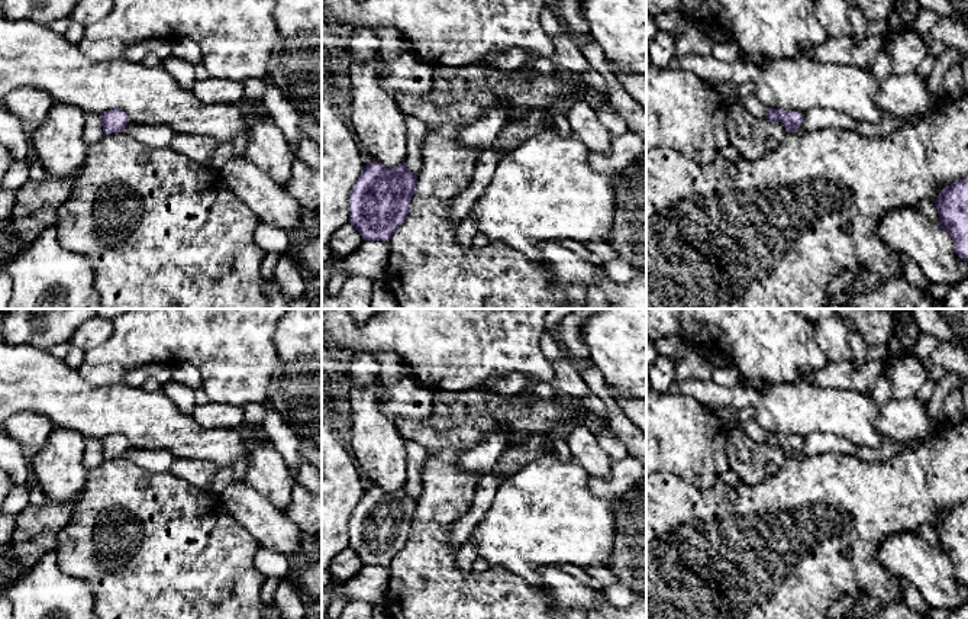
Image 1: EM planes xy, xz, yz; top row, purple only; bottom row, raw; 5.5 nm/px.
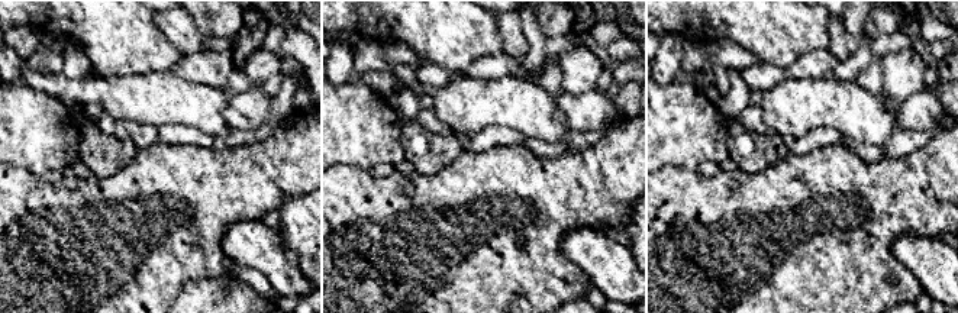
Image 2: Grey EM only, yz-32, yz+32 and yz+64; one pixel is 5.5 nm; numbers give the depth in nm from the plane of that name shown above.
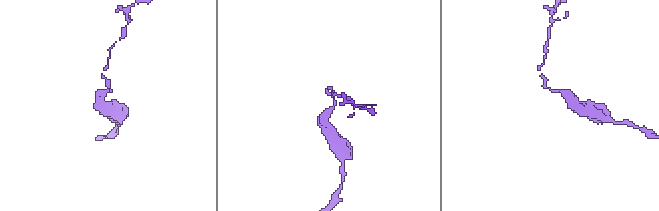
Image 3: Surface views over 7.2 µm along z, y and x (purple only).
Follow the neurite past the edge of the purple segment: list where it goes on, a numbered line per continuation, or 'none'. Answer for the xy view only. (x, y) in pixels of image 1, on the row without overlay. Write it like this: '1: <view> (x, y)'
none

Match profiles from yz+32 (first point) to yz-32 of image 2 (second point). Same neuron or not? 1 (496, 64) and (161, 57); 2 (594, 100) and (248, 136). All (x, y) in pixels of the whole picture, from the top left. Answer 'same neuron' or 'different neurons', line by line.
1: different neurons
2: different neurons

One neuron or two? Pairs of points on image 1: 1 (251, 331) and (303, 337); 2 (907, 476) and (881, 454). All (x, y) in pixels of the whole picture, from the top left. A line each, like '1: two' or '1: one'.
1: two
2: two

